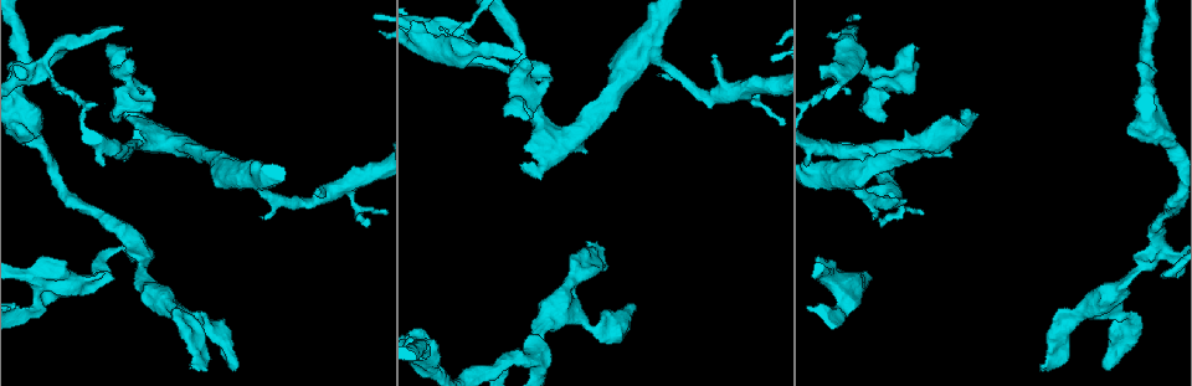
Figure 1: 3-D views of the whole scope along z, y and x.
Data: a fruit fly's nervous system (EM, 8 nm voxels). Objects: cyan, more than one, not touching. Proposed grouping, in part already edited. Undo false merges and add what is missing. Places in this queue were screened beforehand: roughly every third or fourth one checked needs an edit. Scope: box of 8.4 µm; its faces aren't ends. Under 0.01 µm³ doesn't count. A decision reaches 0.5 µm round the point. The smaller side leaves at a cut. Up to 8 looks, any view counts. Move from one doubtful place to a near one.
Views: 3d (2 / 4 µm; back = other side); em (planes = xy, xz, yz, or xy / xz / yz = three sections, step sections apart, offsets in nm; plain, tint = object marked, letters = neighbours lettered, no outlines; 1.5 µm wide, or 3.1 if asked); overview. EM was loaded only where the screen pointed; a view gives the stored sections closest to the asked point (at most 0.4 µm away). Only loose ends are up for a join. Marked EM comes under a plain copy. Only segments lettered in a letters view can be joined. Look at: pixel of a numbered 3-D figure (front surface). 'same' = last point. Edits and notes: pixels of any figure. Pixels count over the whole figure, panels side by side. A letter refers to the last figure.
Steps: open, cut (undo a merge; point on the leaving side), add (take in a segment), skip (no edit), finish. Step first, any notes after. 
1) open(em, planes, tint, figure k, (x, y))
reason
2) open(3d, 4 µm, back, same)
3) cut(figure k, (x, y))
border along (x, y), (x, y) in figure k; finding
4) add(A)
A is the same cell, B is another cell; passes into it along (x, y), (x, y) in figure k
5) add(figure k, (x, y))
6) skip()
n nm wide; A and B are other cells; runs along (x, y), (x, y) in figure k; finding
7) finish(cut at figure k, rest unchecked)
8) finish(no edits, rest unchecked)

open(em, xz, step 4, tint, figure 1, (112, 278))
branch stops here

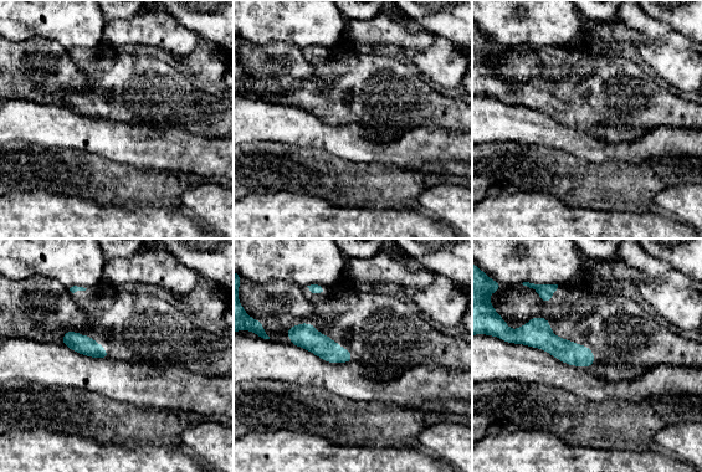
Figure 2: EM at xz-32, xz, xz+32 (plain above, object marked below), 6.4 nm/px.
open(em, planes, letters, same)

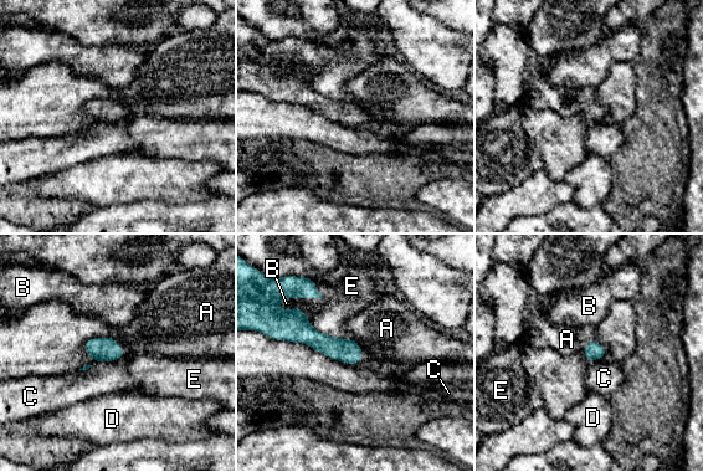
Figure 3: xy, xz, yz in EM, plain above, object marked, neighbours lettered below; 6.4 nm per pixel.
add(A)
E touches over 340 nm; A is the same cell, B, C, D and E are other cells; passes into it along (348, 350), (357, 343), (386, 328) in figure 3; it goes on there

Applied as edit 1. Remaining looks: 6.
open(overview)

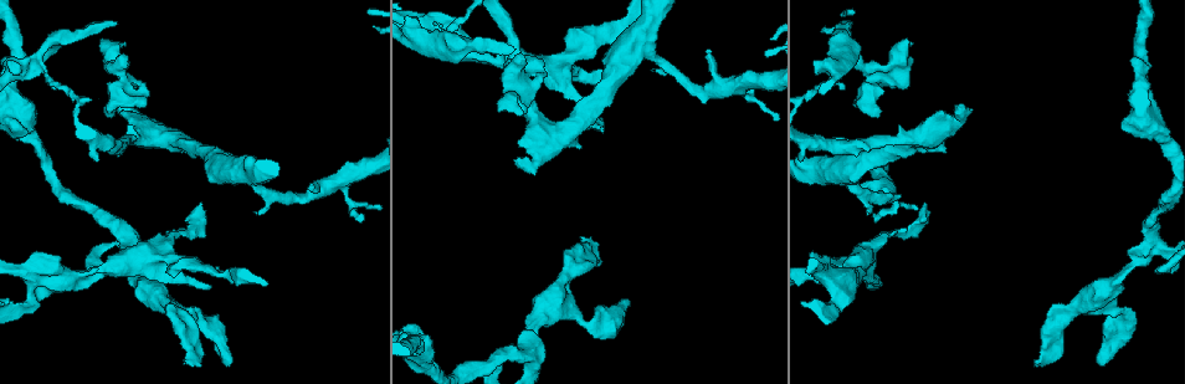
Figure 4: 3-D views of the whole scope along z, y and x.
open(3d, 4 µm, back, figure 4, (598, 266))
an open end

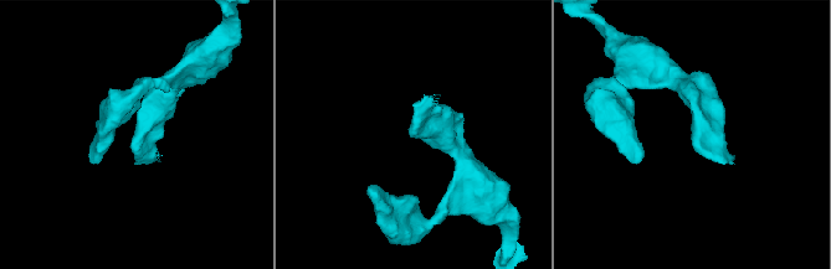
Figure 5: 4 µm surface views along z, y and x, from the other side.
open(em, planes, tint, figure 5, (698, 148))
need the tissue

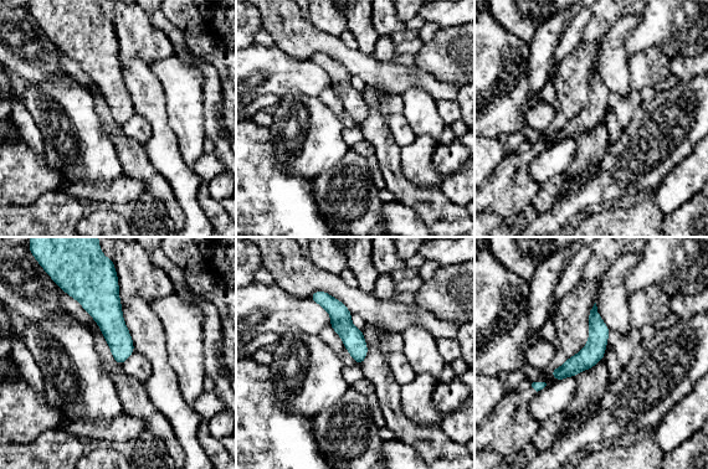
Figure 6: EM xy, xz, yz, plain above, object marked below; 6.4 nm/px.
open(em, planes, letters, same)
what lies round it

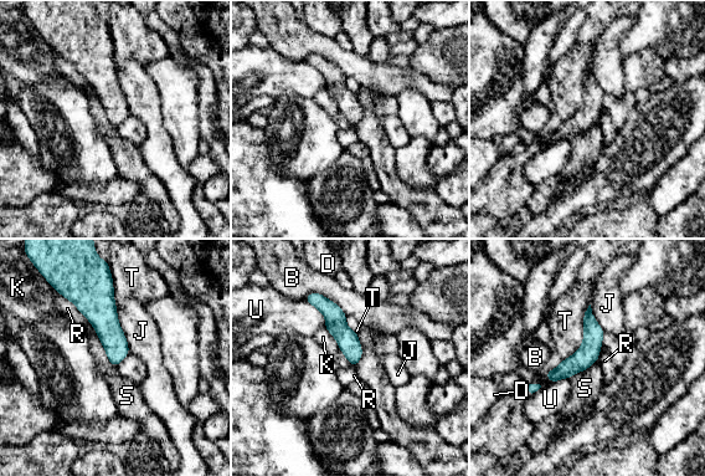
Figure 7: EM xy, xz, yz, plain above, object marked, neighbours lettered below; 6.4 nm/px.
skip()
B, D, J, K, R, S, T and U are other cells; border along (590, 303), (582, 343), (562, 359) in figure 7; none of them fits

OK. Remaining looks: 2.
open(3d, 2 µm, figure 4, (1152, 243))
a fork

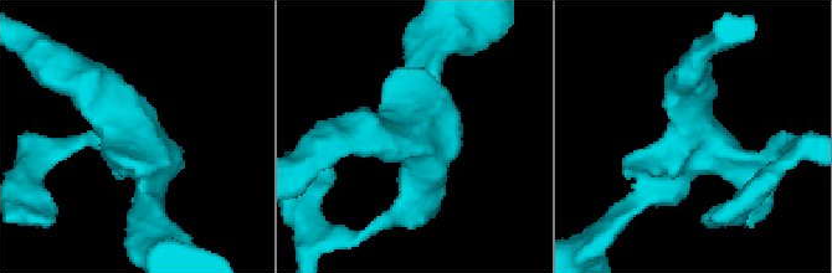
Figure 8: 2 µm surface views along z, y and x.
open(em, xy, step 4, letters, figure 8, (133, 134))

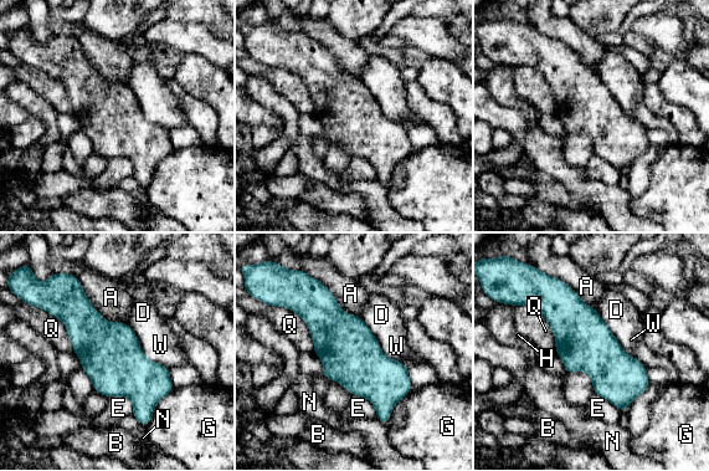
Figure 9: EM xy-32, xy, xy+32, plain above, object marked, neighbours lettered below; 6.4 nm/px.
skip()
360 nm wide; A, B, D, E, G, H, N, Q and W are other cells; border along (76, 276), (107, 321), (127, 324) in figure 9; all the same neuron

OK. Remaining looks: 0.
finish(add at figure 3, rest unchecked)

